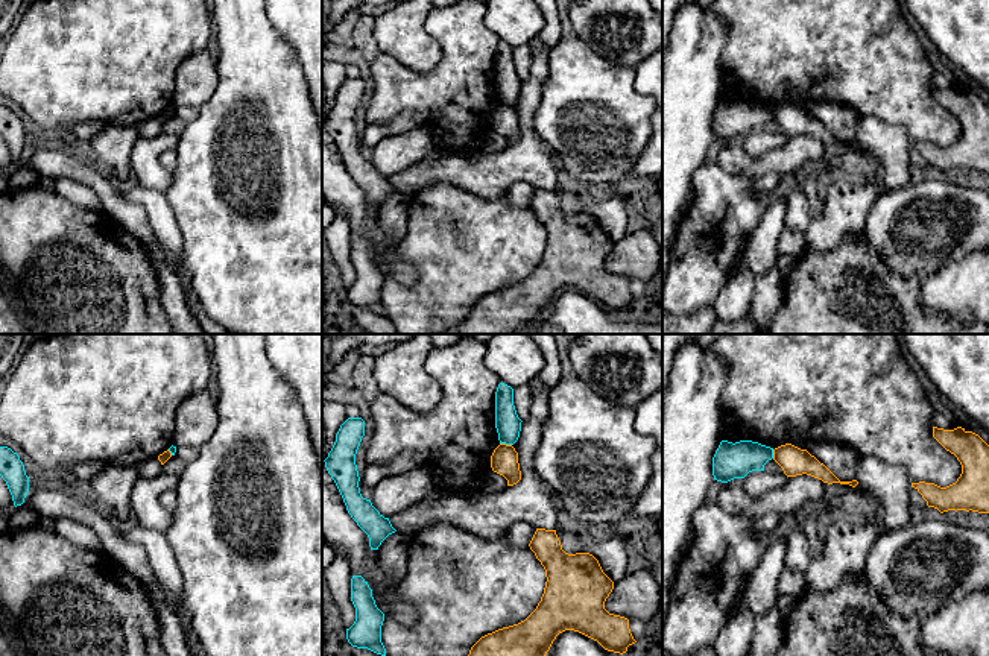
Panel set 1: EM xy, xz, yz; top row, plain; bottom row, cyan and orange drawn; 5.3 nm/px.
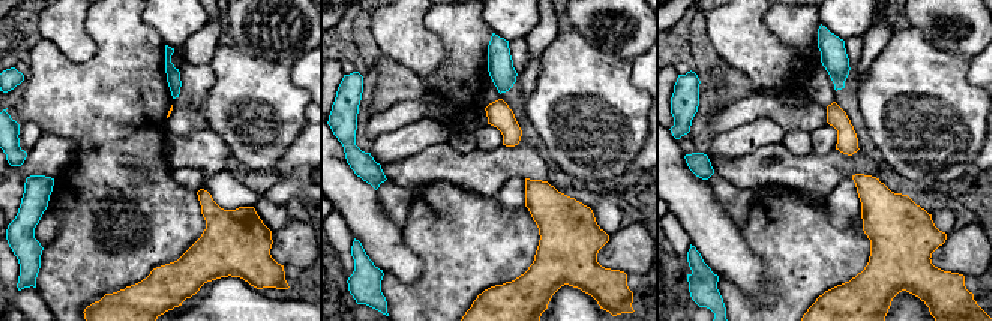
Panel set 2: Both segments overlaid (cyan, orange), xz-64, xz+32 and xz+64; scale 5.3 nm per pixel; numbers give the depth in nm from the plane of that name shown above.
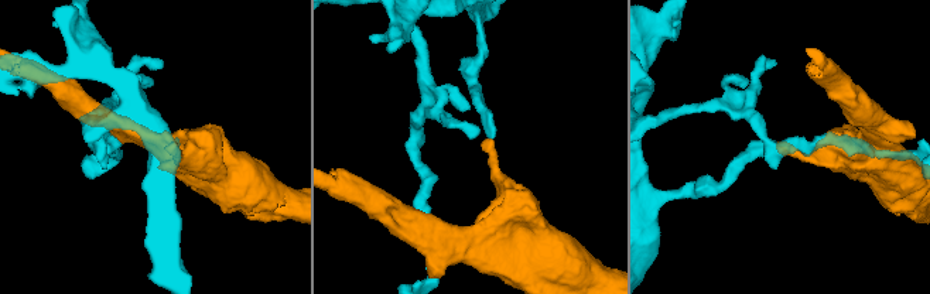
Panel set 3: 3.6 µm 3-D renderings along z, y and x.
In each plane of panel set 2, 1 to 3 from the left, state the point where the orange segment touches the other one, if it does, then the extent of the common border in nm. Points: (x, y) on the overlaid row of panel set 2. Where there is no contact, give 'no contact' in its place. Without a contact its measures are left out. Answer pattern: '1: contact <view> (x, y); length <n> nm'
1: no contact
2: no contact
3: no contact

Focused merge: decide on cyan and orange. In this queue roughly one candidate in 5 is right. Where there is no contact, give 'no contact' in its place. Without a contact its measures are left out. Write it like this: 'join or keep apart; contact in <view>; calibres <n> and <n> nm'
keep apart; contact in xz; calibres 140 and 140 nm

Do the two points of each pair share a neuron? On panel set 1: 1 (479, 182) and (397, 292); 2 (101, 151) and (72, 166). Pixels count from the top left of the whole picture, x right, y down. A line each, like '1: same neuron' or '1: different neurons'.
1: different neurons
2: different neurons

